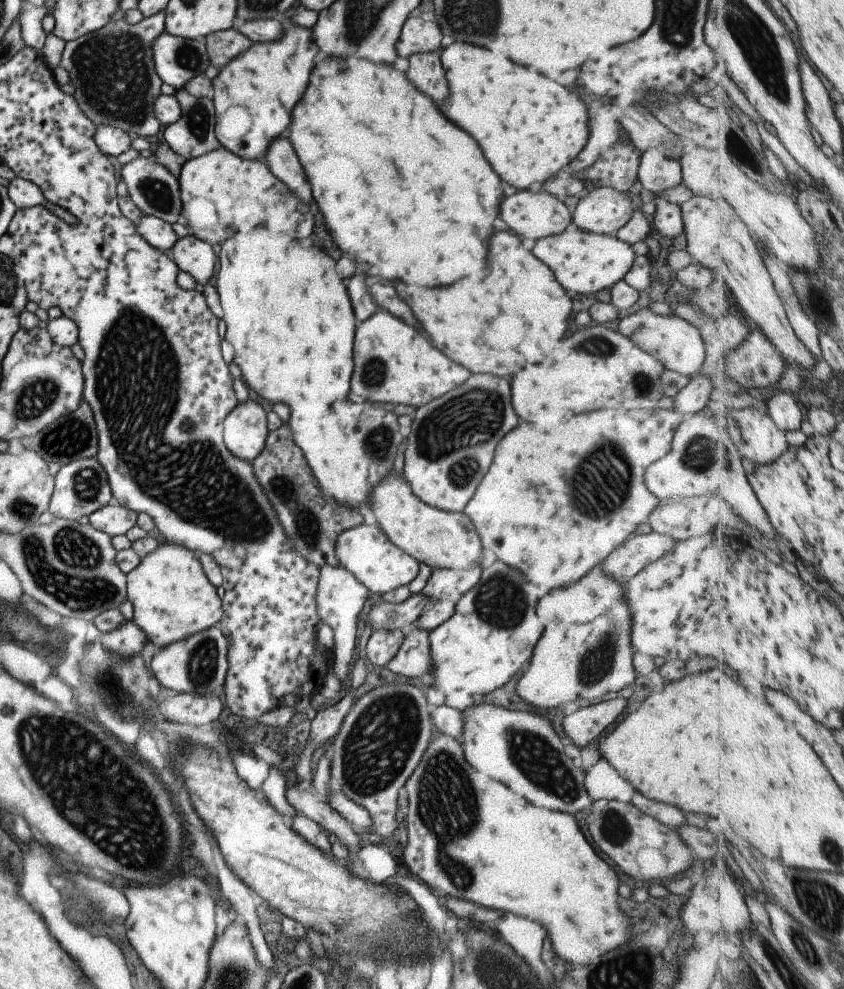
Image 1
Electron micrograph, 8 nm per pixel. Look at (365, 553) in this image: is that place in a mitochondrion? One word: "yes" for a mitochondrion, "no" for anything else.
no

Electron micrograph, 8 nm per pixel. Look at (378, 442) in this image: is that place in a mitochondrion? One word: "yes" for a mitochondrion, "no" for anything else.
yes

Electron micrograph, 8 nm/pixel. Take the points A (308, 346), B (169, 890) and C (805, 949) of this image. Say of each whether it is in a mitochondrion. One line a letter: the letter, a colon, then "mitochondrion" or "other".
A: other
B: mitochondrion
C: mitochondrion

